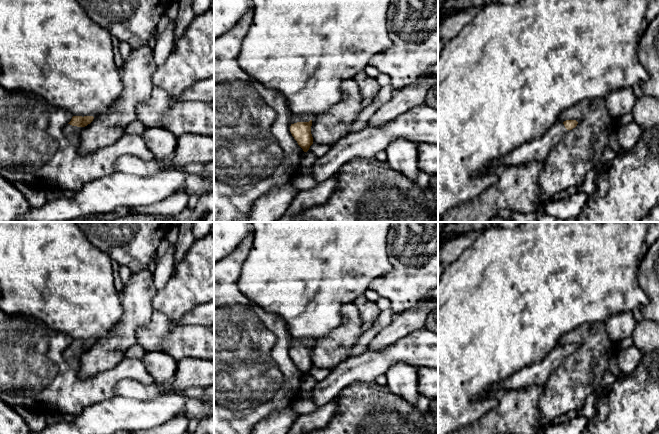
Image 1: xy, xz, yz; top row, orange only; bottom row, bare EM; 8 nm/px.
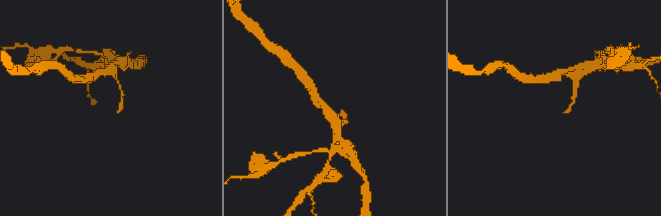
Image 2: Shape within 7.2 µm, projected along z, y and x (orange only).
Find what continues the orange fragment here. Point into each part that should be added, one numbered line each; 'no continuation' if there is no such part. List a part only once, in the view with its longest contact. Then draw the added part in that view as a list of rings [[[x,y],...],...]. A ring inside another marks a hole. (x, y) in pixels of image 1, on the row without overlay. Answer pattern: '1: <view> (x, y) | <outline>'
1: xz (294, 342) | [[[291,338],[291,348],[297,347],[297,346],[309,346],[311,342],[307,339],[295,339]]]

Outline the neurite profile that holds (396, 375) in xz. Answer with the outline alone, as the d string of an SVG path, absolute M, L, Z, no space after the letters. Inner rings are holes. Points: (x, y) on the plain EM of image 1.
M395 363L386 372L387 386L397 396L411 405L417 405L419 398L417 368L405 363Z

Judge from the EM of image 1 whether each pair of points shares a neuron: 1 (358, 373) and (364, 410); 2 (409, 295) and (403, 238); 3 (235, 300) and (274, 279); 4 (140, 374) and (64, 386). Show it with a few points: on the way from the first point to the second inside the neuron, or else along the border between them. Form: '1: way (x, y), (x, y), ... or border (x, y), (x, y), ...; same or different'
1: border (374, 380), (354, 382), (339, 393); different
2: way (409, 281), (409, 252); same
3: border (240, 272), (239, 289), (264, 309); different
4: way (121, 373), (111, 377), (101, 386), (83, 386); same

